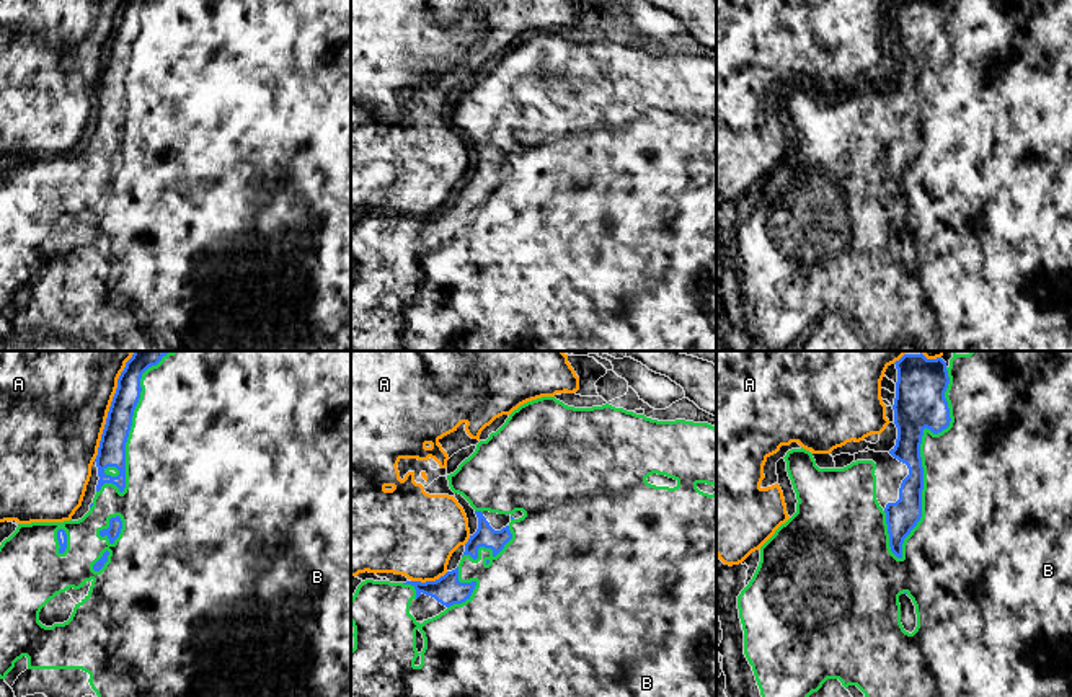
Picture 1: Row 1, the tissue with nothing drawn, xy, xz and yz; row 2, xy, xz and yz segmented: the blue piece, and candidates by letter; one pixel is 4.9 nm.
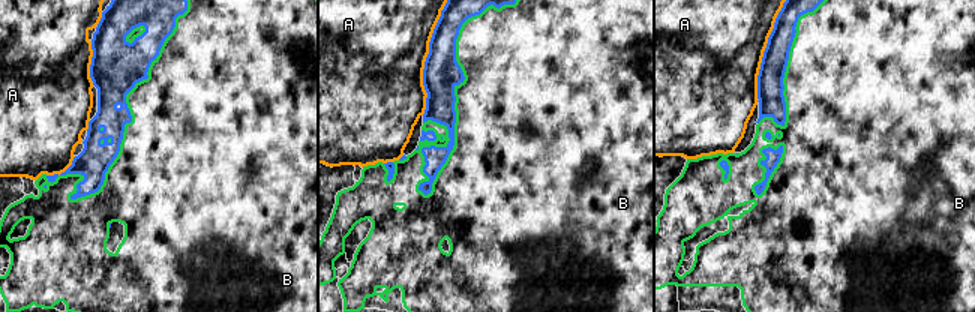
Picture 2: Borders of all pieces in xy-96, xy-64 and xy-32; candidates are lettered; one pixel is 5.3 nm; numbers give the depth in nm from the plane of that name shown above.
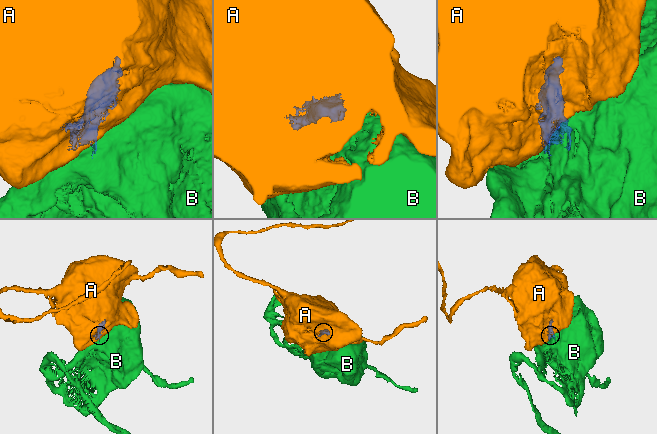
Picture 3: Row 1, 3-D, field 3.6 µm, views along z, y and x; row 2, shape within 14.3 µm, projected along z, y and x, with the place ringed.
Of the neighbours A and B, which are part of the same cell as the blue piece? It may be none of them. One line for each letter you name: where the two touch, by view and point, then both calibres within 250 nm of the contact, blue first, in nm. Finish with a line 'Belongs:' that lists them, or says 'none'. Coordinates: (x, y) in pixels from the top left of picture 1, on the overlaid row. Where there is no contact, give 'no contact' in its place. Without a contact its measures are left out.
B: contact yz (919, 454); calibres 240 and 440 nm
Belongs: B

